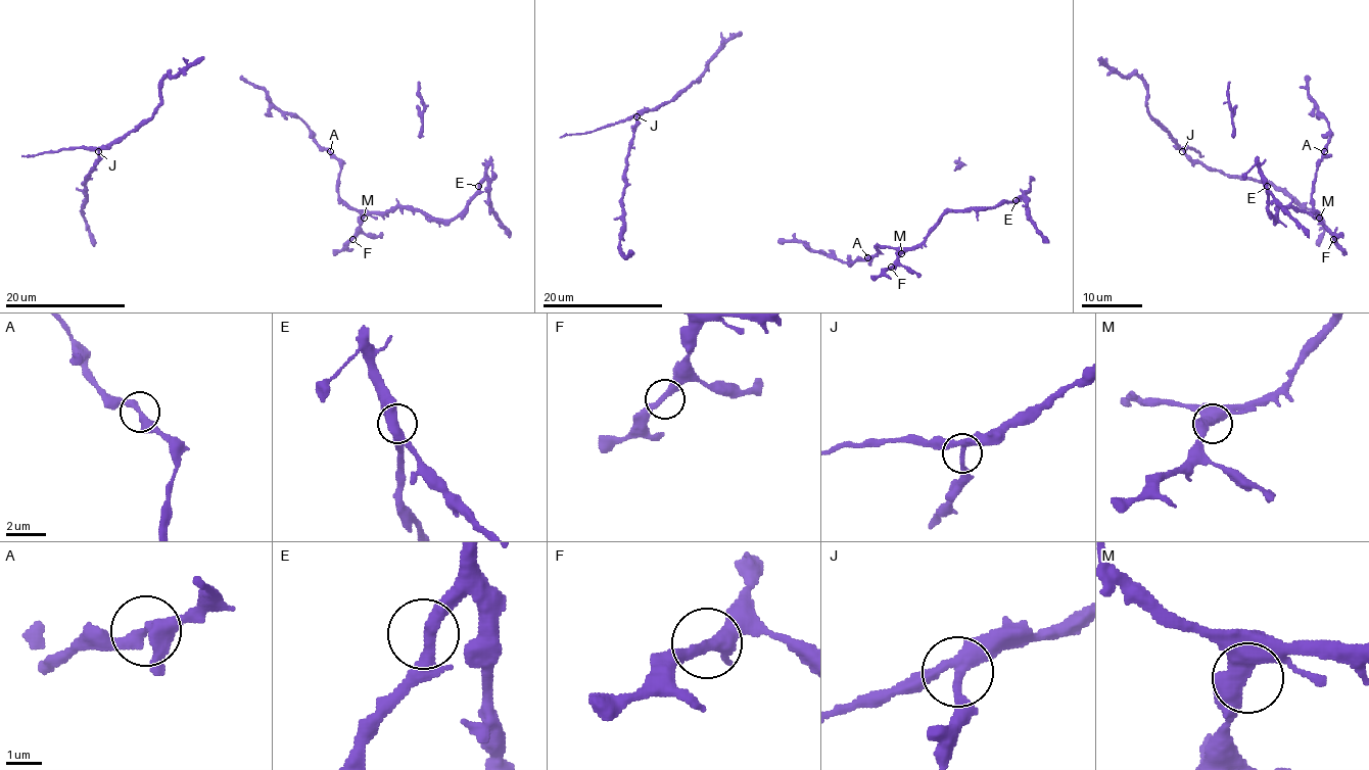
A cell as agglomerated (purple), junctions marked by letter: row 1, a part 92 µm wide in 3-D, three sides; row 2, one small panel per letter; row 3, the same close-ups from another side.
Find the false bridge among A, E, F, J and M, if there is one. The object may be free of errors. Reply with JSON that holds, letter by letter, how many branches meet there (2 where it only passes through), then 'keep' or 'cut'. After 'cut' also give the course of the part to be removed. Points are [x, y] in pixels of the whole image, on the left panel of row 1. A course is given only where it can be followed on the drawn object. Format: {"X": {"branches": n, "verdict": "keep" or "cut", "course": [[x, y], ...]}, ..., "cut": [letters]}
{"A": {"branches": 3, "verdict": "keep"}, "E": {"branches": 3, "verdict": "keep"}, "F": {"branches": 3, "verdict": "keep"}, "J": {"branches": 3, "verdict": "keep"}, "M": {"branches": 3, "verdict": "keep"}, "cut": []}

